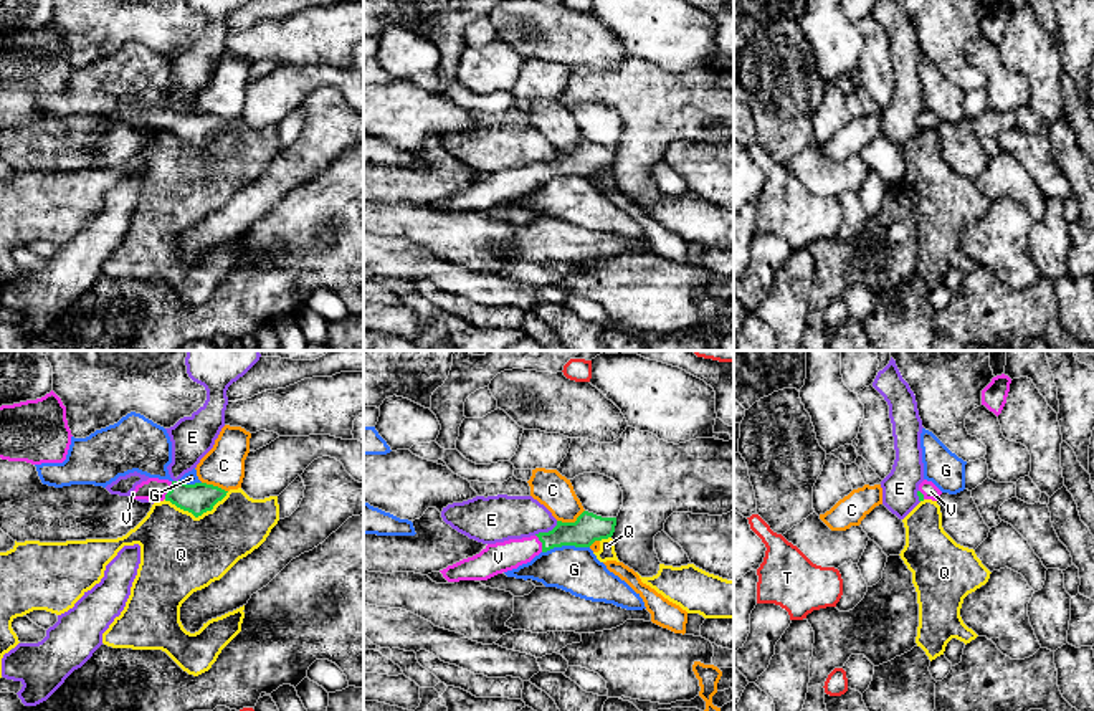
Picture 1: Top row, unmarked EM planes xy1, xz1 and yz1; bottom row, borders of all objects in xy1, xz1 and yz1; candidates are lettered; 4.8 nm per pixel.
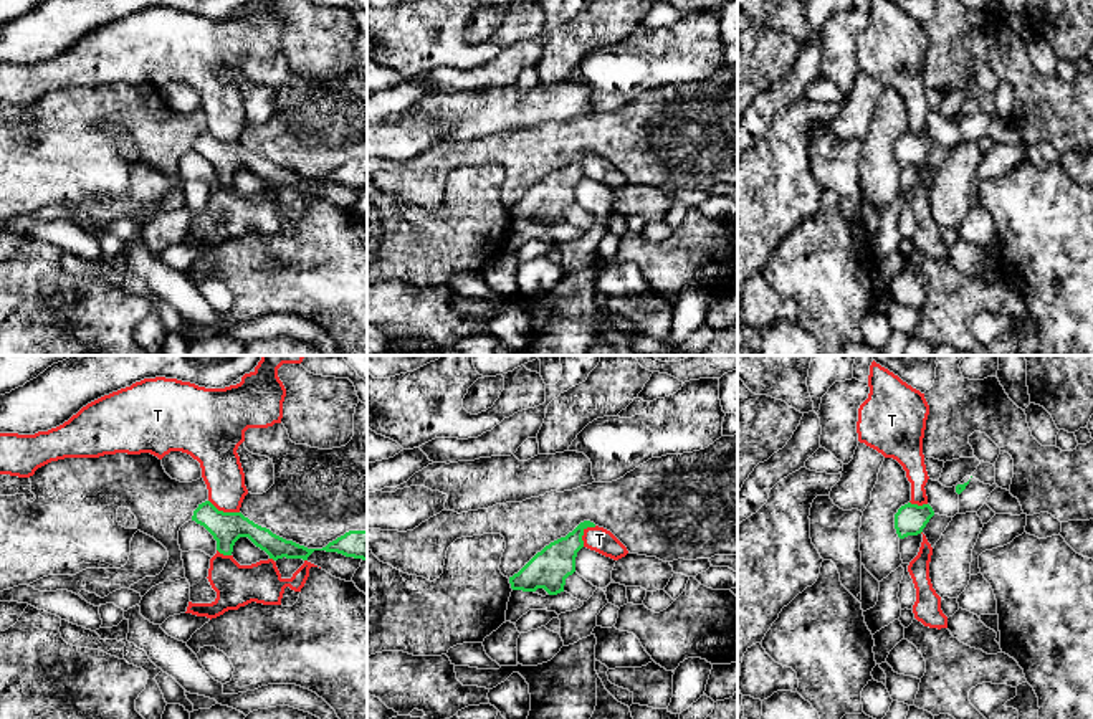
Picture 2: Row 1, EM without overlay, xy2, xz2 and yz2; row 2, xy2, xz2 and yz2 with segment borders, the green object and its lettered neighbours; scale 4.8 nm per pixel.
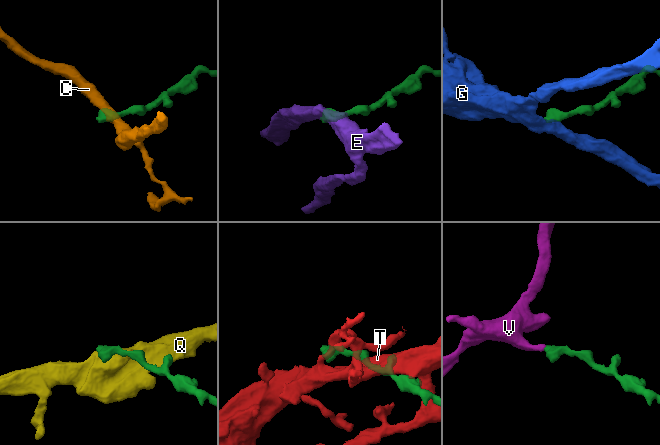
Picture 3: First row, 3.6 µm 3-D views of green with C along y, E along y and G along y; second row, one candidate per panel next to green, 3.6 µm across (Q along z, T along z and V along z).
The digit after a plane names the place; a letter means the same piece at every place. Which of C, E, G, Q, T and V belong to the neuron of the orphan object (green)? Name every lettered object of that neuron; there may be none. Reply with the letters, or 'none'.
V

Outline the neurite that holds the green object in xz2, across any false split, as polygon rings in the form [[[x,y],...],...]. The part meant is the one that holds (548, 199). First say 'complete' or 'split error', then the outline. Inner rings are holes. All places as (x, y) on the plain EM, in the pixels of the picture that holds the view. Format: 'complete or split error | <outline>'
complete | [[[584,150],[566,167],[561,167],[537,182],[518,203],[509,207],[513,220],[536,221],[544,218],[549,225],[564,221],[566,208],[575,202],[577,182],[584,177],[584,160],[595,157]]]

